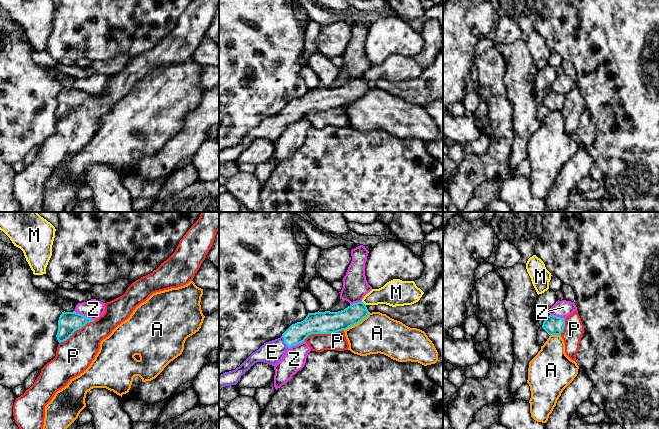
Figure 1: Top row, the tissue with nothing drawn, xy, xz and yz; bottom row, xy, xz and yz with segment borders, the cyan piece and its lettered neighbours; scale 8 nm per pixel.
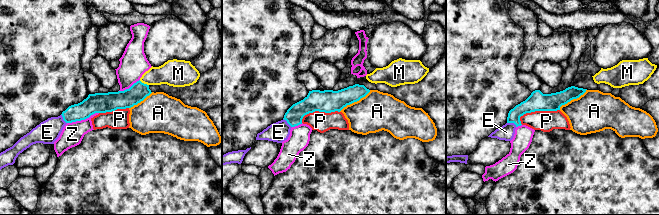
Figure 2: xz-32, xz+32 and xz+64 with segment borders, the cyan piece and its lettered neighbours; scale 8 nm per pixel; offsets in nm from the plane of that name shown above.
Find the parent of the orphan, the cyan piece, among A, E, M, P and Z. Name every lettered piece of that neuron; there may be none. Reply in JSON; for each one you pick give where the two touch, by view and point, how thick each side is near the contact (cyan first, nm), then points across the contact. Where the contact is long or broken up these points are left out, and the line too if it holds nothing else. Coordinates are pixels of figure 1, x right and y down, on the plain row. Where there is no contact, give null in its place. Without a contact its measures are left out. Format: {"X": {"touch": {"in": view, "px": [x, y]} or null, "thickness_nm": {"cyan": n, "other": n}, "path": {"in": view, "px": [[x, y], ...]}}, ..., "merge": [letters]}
{"E": {"touch": {"in": "xz", "px": [284, 118]}, "thickness_nm": {"cyan": 160, "other": 180}, "path": {"in": "xz", "px": [[297, 109], [284, 118], [272, 128]]}}, "merge": ["E"]}

